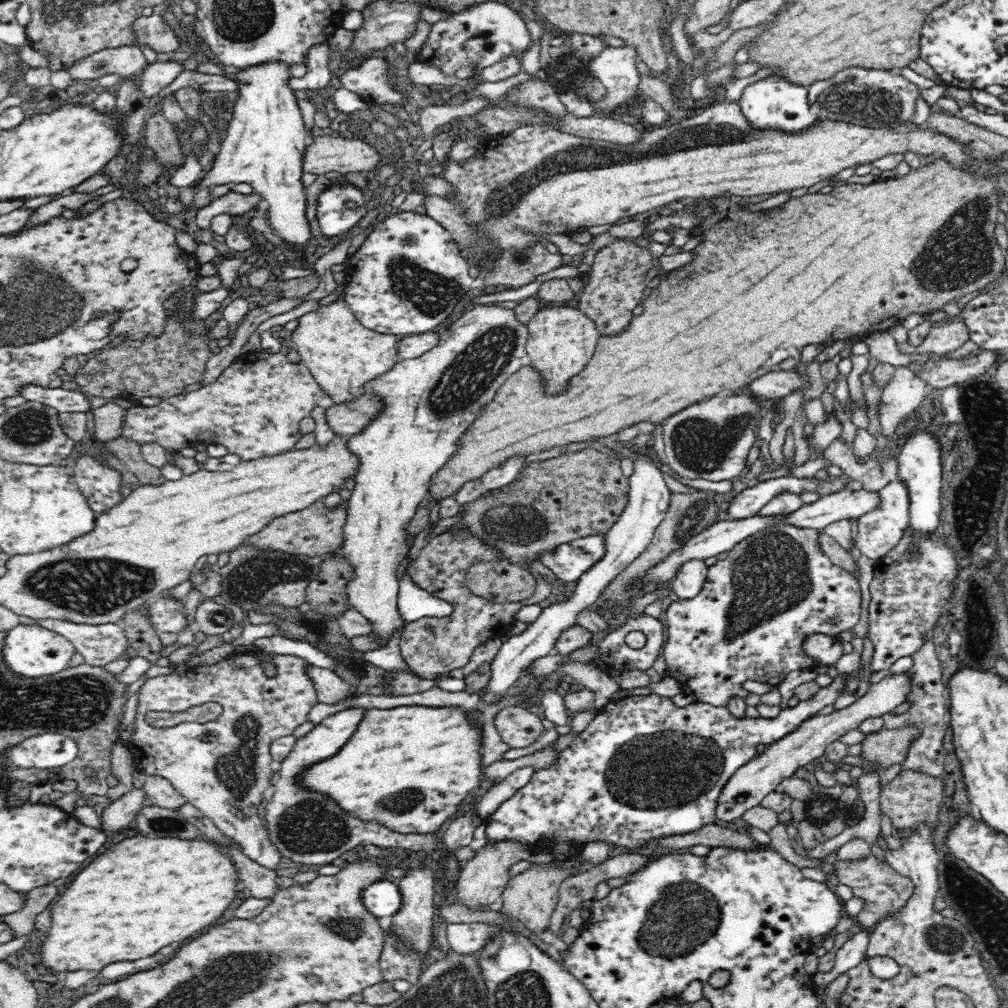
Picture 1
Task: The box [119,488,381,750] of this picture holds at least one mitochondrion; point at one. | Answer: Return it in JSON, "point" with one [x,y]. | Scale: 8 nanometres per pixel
{"point":[250,583]}

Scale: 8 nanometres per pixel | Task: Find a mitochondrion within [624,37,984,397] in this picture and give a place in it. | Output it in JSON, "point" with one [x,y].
{"point":[871,104]}

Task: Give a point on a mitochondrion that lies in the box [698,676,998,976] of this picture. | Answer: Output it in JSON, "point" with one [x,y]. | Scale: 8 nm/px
{"point":[969,907]}

